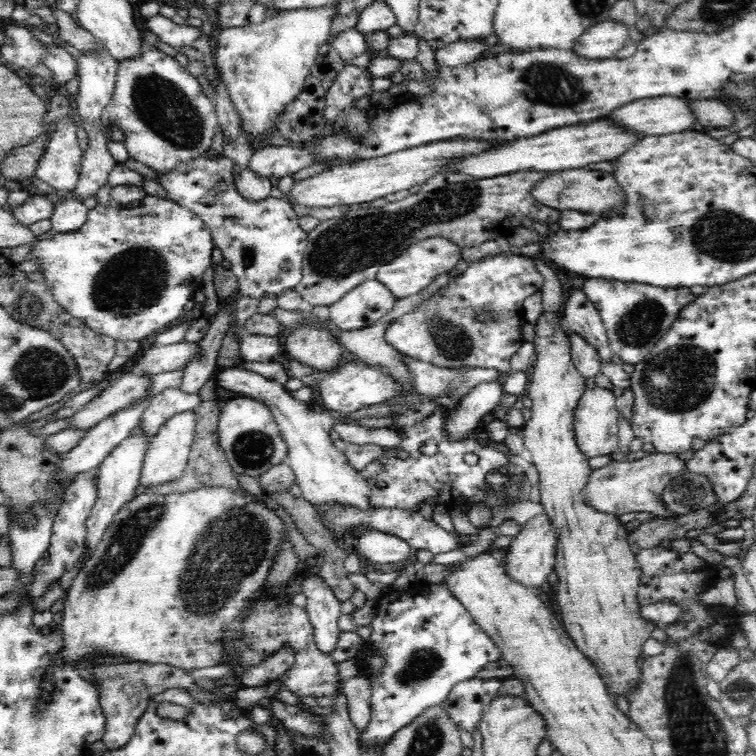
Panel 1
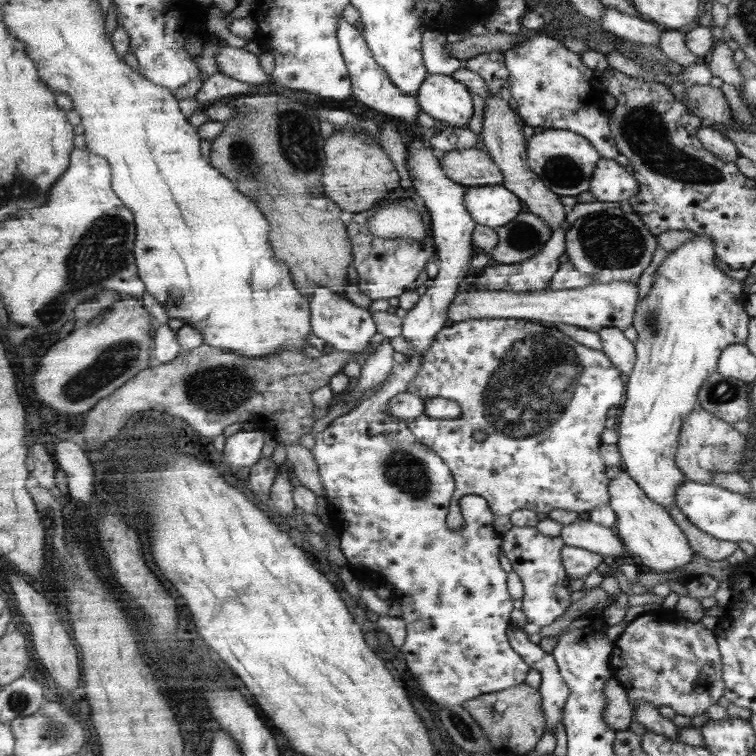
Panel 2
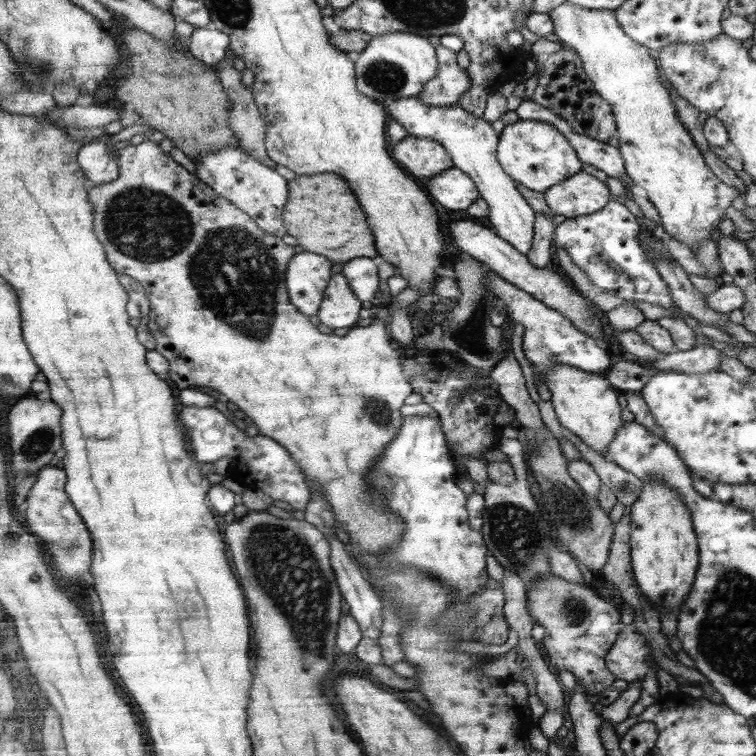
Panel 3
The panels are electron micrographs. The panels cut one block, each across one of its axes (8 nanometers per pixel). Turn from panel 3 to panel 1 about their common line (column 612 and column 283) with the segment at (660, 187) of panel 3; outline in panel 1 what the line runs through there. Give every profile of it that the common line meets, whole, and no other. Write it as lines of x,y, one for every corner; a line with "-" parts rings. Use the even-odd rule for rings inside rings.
330,3
329,6
284,10
278,15
266,18
264,22
248,23
246,26
222,29
216,40
216,56
214,56
215,68
219,78
223,80
228,91
228,96
238,111
241,130
250,134
275,134
276,120
282,116
284,108
298,98
298,94
304,88
306,76
311,74
312,65
315,63
319,48
327,42
331,22
336,17
338,3

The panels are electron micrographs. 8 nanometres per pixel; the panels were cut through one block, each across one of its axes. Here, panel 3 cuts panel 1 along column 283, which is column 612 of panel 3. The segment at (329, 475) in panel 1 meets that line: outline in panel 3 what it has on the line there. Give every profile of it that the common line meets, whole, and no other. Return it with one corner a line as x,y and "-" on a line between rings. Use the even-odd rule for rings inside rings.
554,364
547,370
544,382
552,393
549,402
560,424
578,435
598,455
606,458
606,449
622,426
618,390
610,386
604,374
591,374
568,364

